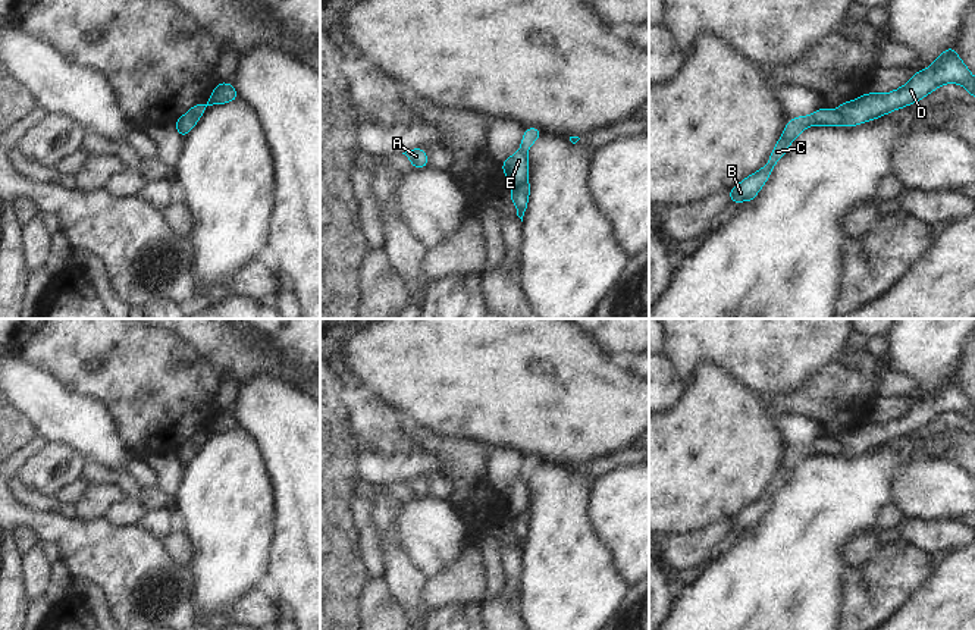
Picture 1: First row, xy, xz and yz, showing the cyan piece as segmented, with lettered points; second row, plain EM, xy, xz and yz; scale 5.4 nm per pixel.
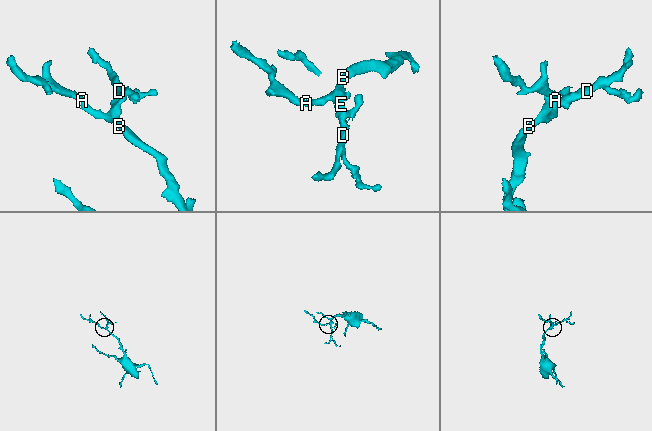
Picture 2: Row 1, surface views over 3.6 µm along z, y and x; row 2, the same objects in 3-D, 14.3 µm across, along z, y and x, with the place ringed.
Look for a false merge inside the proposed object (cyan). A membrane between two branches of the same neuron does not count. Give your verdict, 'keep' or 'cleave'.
cleave

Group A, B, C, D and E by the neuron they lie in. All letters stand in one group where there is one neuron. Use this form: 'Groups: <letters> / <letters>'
Groups: A B C E / D

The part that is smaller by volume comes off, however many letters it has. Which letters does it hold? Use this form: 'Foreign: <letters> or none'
Foreign: D

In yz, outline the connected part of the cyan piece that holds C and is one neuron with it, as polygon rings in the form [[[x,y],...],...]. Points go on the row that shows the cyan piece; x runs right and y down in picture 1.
[[[819,107],[811,116],[799,116],[799,117],[790,119],[787,122],[787,126],[781,138],[778,140],[778,142],[775,144],[769,156],[769,162],[759,172],[749,175],[731,191],[728,191],[730,194],[728,203],[752,201],[758,195],[762,185],[768,181],[768,178],[771,176],[772,167],[786,154],[793,140],[806,126],[815,126],[815,125],[843,126],[843,122],[837,110],[827,110],[824,107]]]

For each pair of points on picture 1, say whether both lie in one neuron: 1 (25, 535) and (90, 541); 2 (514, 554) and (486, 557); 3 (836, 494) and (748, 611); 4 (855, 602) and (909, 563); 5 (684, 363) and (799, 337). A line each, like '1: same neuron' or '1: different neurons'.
1: different neurons
2: different neurons
3: same neuron
4: same neuron
5: same neuron

